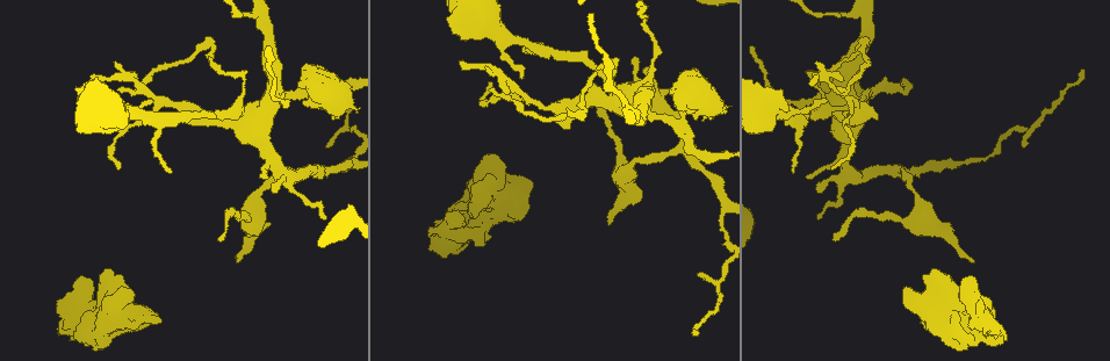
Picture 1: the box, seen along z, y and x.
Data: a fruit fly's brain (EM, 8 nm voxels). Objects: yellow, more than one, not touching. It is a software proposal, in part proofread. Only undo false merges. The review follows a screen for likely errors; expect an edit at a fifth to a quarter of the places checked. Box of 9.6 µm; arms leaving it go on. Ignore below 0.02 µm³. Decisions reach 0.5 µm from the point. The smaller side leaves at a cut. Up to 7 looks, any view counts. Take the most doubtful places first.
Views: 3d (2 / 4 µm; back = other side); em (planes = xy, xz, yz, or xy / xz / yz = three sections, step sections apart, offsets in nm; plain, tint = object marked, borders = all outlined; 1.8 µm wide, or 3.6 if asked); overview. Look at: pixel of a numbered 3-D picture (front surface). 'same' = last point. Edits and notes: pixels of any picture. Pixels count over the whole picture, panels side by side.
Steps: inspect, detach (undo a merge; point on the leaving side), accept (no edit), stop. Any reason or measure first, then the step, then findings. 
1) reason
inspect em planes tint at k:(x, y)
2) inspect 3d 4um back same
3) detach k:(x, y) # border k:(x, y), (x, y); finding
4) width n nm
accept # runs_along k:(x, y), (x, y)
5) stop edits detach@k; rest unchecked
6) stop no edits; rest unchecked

touches itself
inspect 3d 4um at 1:(442, 254)

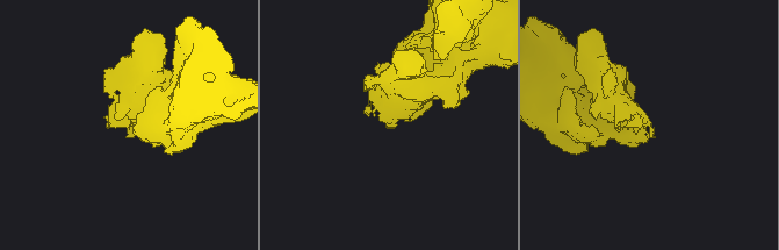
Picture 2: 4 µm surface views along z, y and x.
shape alone is not enough
inspect em yz step 8 tint at 2:(646, 123)

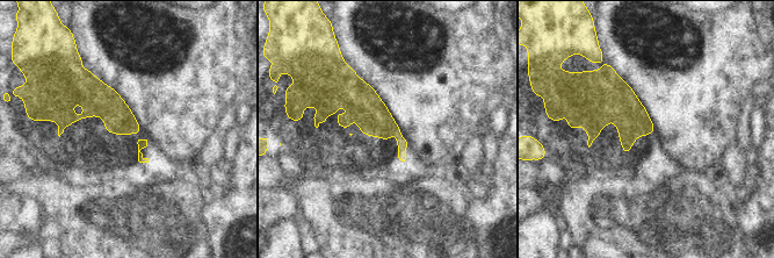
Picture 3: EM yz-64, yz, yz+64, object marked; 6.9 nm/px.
cut it another way
inspect em xz step 4 tint same

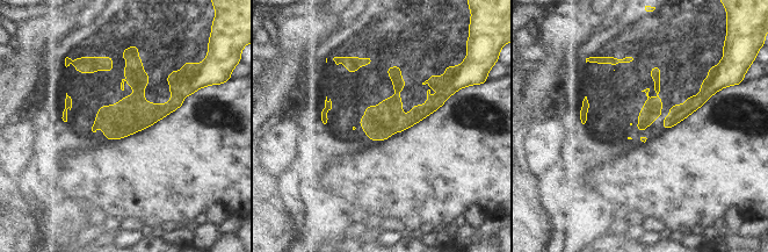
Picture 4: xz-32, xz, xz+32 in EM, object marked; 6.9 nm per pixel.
width 130 nm
accept # runs_along 4:(441, 92), (406, 122), (362, 122); one cell here

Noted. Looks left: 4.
sudden change in width
inspect em planes tint at 1:(259, 8)

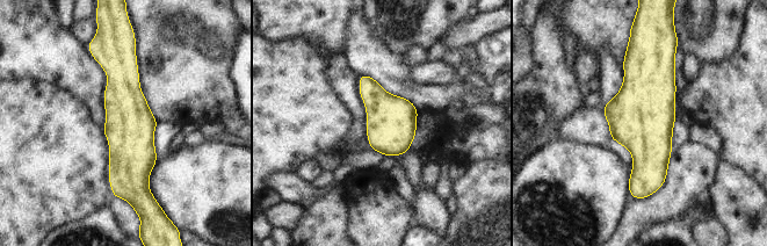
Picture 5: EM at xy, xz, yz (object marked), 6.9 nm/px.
accept # runs_along 5:(116, 51), (128, 111), (128, 190); all the same cell

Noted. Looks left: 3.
thin neck
inspect em xz step 8 tint at 1:(616, 67)

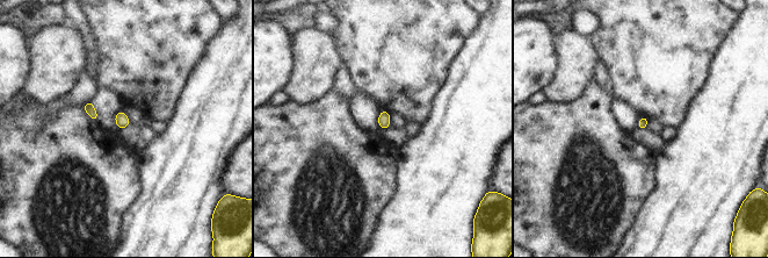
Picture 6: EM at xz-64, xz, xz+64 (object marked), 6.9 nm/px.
inspect em planes borders same

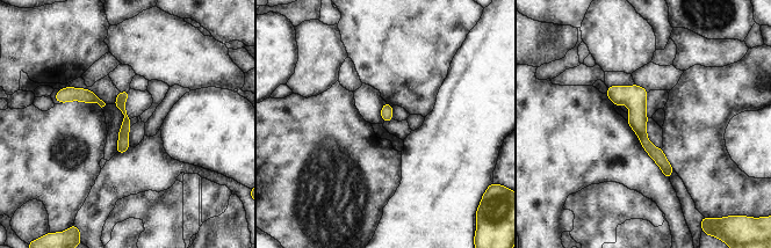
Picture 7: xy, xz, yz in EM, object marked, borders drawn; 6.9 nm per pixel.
width 80 nm
accept # runs_along 7:(610, 89), (636, 108), (643, 140), (669, 175); one cell here

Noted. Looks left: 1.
stop no edits; rest unchecked

